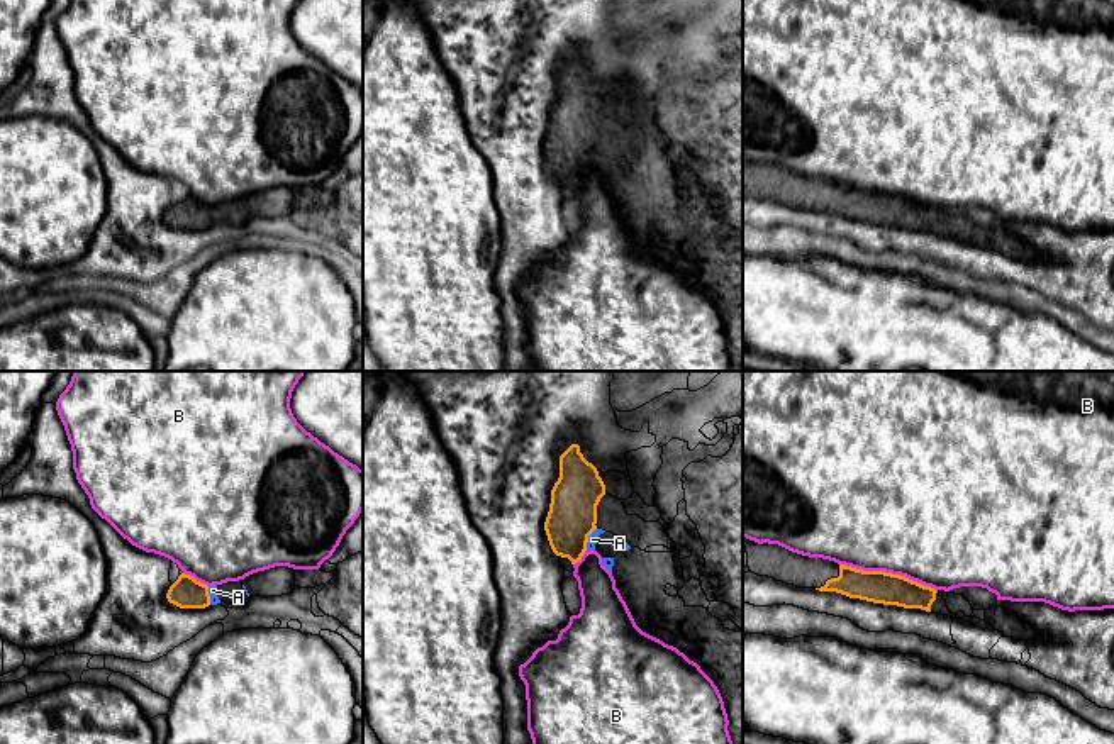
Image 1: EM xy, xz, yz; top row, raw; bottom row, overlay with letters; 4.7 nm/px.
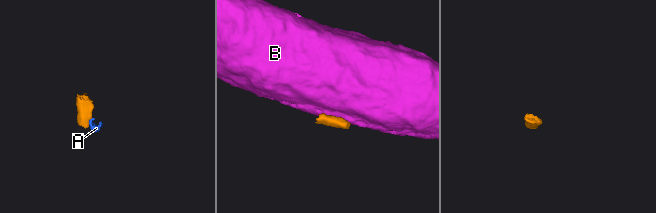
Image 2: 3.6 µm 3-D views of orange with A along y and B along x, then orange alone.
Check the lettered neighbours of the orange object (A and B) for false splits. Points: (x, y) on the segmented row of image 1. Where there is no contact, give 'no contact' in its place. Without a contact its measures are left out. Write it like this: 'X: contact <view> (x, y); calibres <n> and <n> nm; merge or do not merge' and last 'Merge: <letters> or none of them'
A: contact xz (587, 538); calibres 240 and 50 nm; merge
B: contact yz (889, 573); calibres 160 and 500 nm; do not merge
Merge: A

